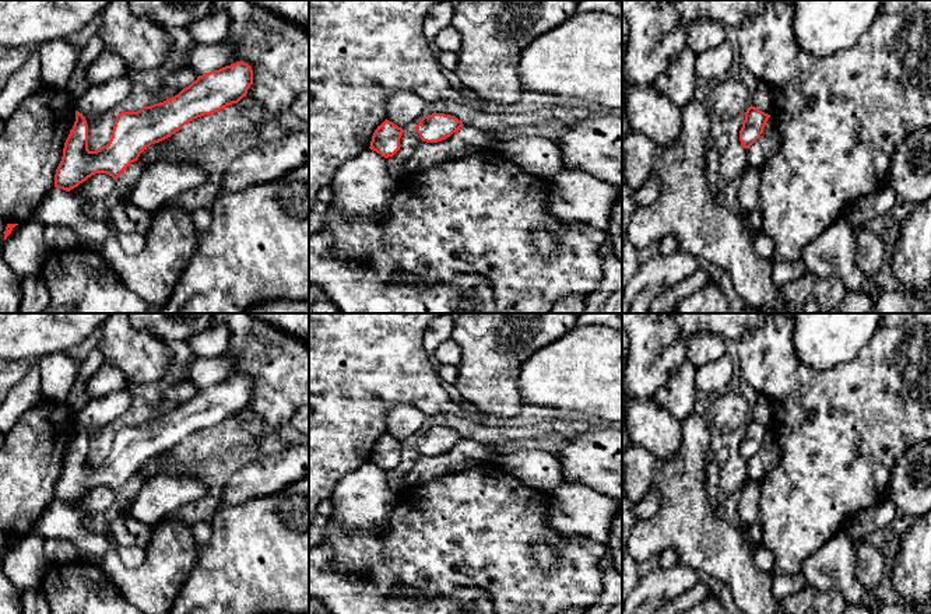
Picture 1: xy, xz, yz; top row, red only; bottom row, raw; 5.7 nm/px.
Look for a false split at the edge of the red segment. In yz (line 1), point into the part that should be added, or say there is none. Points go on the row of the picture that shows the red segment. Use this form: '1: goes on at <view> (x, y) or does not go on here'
1: does not go on here

